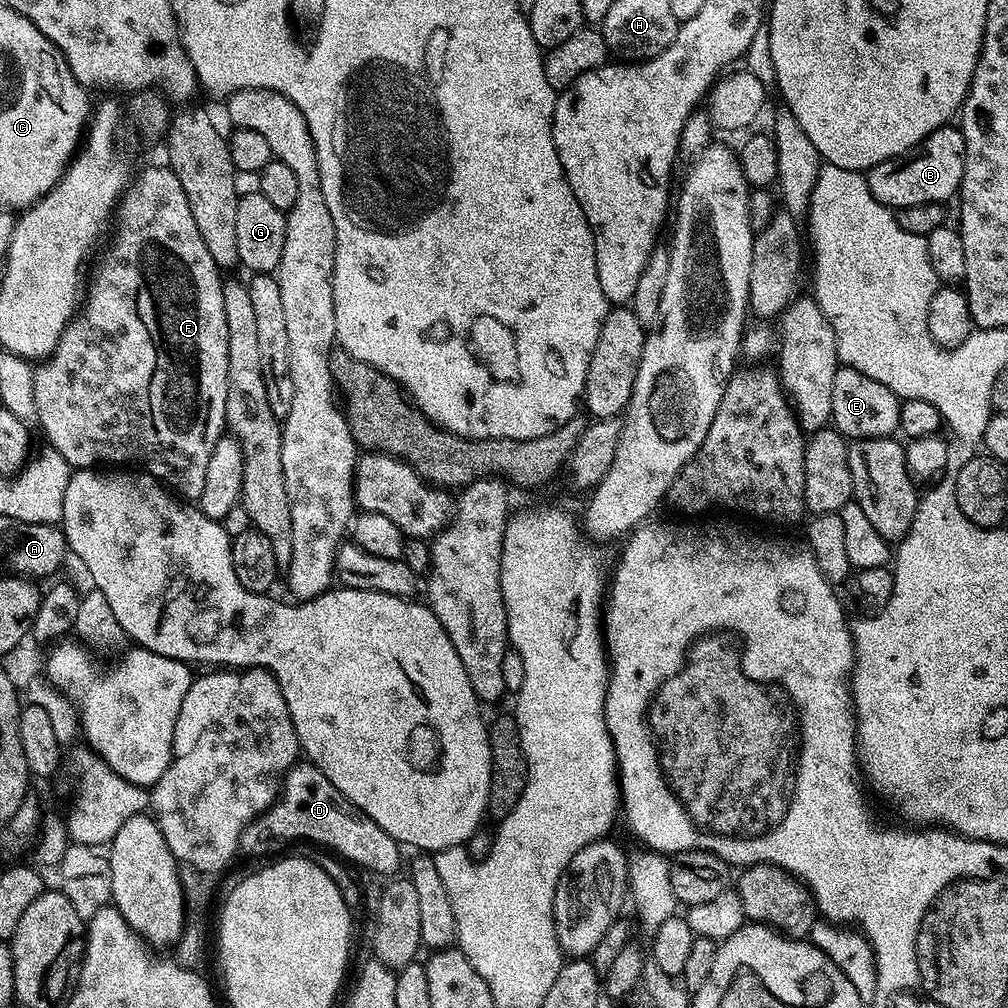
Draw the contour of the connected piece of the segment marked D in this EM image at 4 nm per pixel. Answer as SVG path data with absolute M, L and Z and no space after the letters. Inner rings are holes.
M297 762L292 765L292 769L284 775L280 795L262 815L257 816L248 825L248 829L242 834L240 843L244 846L256 844L259 840L266 839L267 836L273 836L276 840L313 840L314 843L320 844L316 846L323 846L325 849L331 850L337 857L347 861L349 865L373 873L380 878L391 877L395 873L392 871L400 864L401 845L397 840L390 838L390 834L386 834L386 830L382 830L382 826L378 822L374 822L372 816L367 816L364 809L349 802L337 790L334 782L330 782L330 778L326 778L326 774L322 774L322 770L318 770L307 762Z

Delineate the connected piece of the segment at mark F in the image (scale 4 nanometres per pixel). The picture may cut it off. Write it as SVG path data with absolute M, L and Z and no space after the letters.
M161 166L148 168L139 176L117 203L112 245L101 258L96 277L87 281L82 307L52 355L35 365L35 421L50 447L66 458L69 469L128 466L133 460L137 469L149 472L161 485L196 502L206 483L210 453L226 432L224 280L198 234L178 174Z

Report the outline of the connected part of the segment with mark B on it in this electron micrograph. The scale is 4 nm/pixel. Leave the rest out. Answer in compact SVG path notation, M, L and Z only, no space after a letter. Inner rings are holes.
M959 127L939 128L906 154L878 162L878 166L868 169L870 194L880 204L893 210L902 206L922 206L922 202L944 204L959 193L965 162L966 142Z

